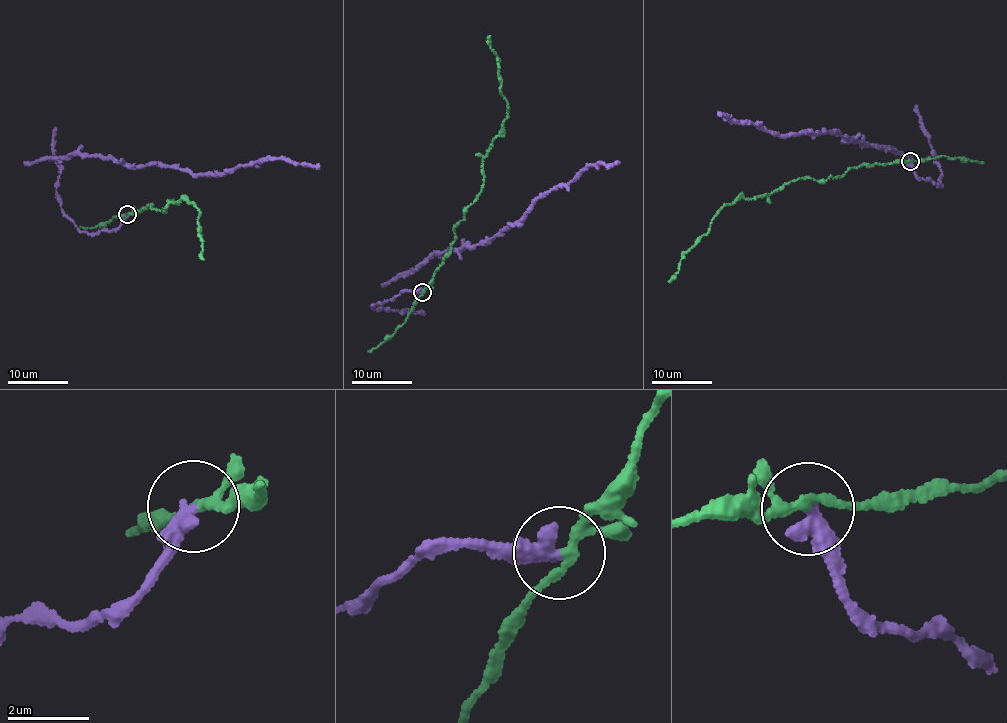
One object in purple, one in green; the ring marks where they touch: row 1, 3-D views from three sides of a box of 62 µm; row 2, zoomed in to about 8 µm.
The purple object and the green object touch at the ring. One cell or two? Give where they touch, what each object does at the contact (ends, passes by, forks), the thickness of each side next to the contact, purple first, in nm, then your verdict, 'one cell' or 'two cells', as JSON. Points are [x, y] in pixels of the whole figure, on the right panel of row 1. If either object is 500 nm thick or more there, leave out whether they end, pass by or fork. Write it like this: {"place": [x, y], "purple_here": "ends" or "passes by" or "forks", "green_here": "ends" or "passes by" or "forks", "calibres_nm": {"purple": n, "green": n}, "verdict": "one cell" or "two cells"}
{"place": [910, 161], "purple_here": "ends", "green_here": "forks", "calibres_nm": {"purple": 440, "green": 170}, "verdict": "two cells"}

